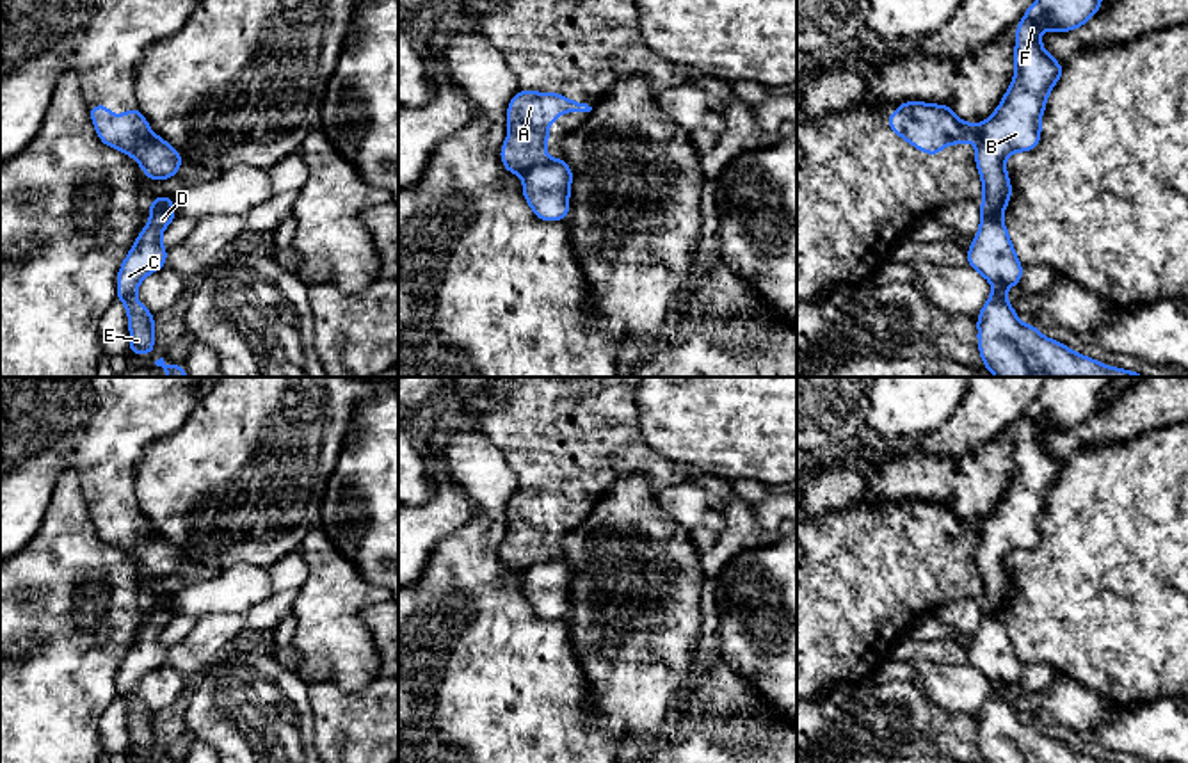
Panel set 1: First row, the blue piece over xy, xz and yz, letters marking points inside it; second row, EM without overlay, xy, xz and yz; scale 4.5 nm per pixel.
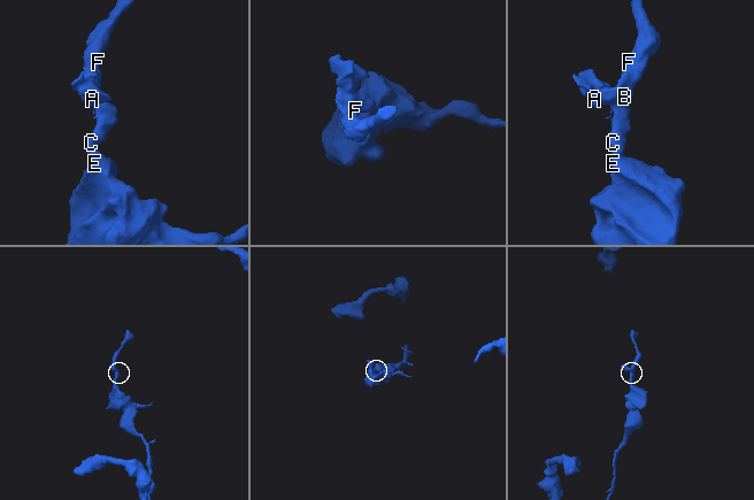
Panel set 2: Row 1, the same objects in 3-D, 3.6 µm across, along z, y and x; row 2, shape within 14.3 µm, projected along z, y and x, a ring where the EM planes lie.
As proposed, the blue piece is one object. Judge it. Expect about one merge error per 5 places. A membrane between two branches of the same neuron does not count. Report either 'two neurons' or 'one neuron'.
two neurons

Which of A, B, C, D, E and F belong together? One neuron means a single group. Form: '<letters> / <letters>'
A / B C D E F

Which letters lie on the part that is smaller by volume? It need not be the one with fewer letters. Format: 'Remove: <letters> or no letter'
Remove: A

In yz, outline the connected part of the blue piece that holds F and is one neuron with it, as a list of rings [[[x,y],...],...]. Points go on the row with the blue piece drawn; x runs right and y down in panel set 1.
[[[1101,0],[1033,2],[1015,30],[1014,80],[999,107],[982,124],[975,153],[983,183],[982,222],[966,253],[967,265],[994,285],[976,317],[976,343],[983,366],[996,377],[1145,377],[1101,365],[1042,336],[1037,325],[1021,324],[1005,299],[1005,292],[1019,285],[1024,272],[1001,221],[1012,196],[1005,158],[1015,151],[1033,151],[1039,146],[1048,94],[1065,68],[1042,48],[1040,30],[1074,30],[1099,9]]]

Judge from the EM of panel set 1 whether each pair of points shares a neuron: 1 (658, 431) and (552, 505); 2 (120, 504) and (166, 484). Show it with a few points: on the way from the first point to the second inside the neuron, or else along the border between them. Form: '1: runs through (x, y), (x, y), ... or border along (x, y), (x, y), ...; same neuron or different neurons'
1: border along (634, 399), (641, 438), (653, 450), (678, 465); different neurons
2: border along (141, 456), (136, 500), (150, 527); different neurons

